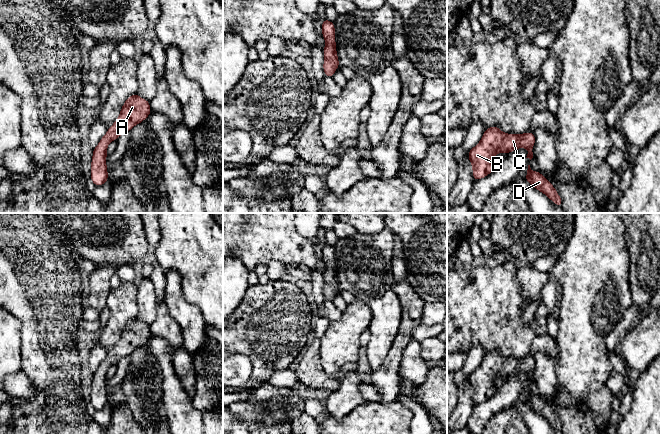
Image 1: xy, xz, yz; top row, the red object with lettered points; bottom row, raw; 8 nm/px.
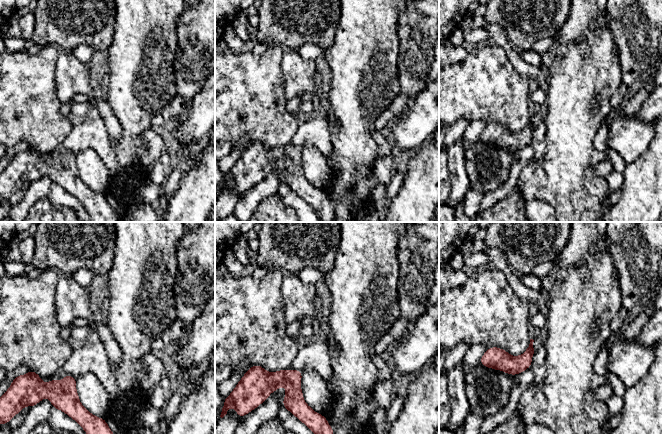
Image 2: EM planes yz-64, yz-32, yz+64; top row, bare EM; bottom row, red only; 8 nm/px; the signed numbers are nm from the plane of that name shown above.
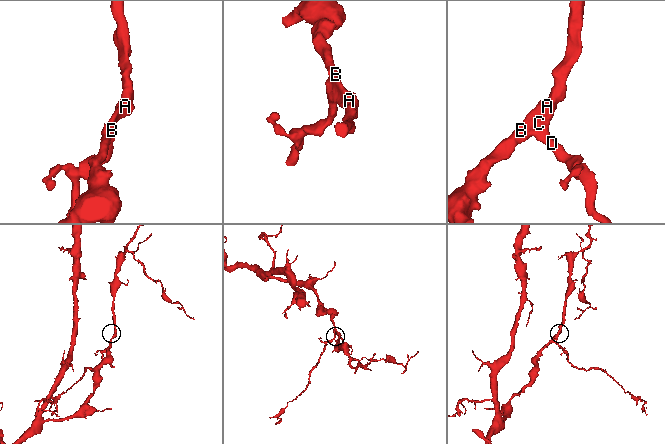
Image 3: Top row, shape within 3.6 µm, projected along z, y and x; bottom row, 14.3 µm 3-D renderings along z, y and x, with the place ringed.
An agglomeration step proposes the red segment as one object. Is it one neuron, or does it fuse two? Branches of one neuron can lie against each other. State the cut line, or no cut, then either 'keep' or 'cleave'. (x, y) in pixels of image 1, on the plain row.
cut none; keep

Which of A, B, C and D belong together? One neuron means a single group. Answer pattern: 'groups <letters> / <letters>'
groups A B C D

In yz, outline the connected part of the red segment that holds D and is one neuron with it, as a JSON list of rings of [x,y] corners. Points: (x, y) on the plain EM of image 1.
[[[528,389],[525,404],[527,404],[532,411],[545,418],[558,431],[562,431],[562,423],[554,410],[540,396],[532,395],[530,389]]]

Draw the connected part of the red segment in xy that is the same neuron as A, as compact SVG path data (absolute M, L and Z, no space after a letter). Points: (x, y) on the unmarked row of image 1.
M138 318L127 322L116 345L107 354L98 369L93 372L91 405L95 410L103 409L108 405L106 382L109 367L144 345L151 336L150 326Z

